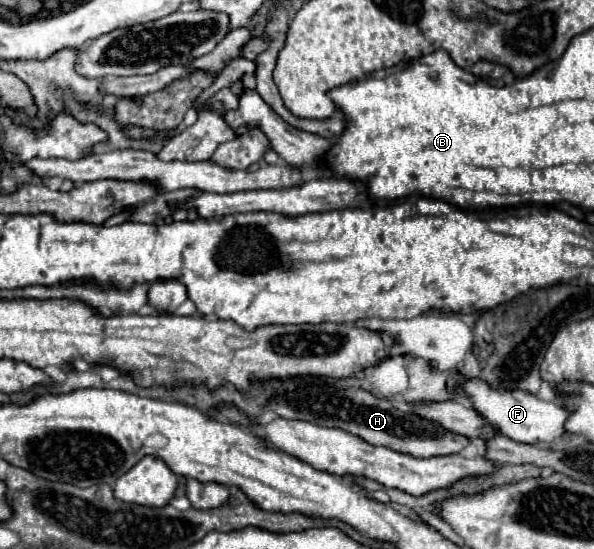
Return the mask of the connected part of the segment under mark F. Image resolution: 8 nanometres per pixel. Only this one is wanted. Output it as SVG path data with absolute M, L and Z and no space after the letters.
M468 381L462 385L468 397L474 401L480 415L498 427L498 431L514 441L522 443L542 443L550 445L552 441L562 439L566 433L566 411L562 411L562 403L558 401L542 401L536 395L526 391L494 391L484 381Z

